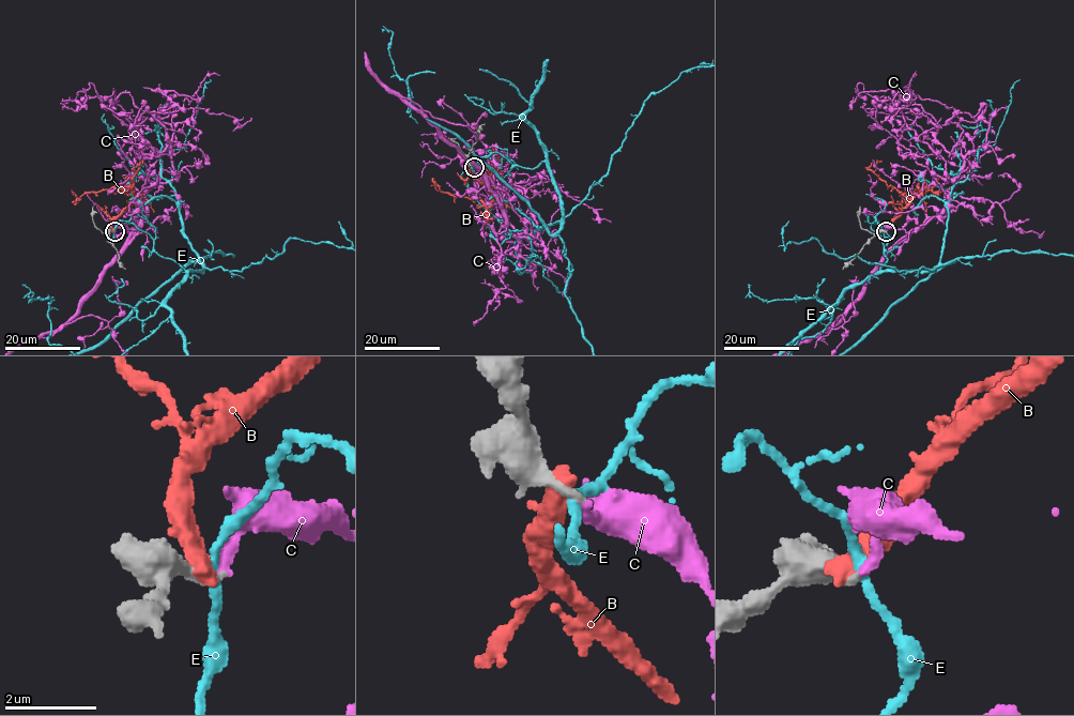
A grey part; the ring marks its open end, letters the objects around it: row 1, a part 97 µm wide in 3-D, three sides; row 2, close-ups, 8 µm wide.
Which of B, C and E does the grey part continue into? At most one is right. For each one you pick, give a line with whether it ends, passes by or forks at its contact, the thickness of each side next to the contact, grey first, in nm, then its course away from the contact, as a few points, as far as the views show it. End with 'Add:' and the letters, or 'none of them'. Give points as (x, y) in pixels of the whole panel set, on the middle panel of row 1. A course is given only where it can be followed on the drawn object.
C: it ends; calibres 200 and 240 nm
Add: C

